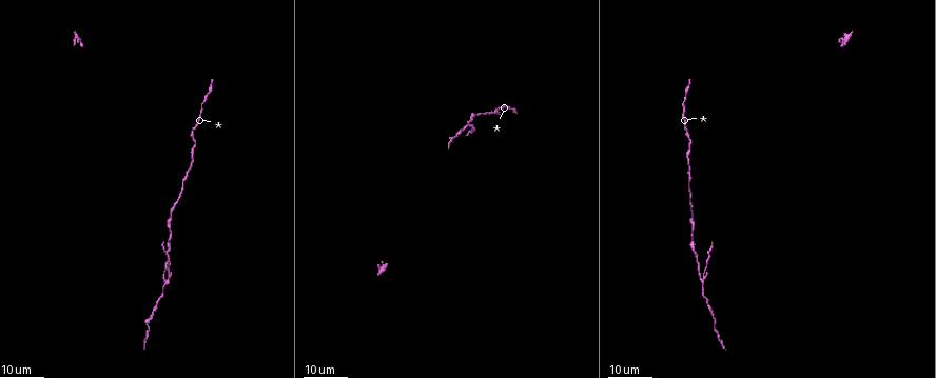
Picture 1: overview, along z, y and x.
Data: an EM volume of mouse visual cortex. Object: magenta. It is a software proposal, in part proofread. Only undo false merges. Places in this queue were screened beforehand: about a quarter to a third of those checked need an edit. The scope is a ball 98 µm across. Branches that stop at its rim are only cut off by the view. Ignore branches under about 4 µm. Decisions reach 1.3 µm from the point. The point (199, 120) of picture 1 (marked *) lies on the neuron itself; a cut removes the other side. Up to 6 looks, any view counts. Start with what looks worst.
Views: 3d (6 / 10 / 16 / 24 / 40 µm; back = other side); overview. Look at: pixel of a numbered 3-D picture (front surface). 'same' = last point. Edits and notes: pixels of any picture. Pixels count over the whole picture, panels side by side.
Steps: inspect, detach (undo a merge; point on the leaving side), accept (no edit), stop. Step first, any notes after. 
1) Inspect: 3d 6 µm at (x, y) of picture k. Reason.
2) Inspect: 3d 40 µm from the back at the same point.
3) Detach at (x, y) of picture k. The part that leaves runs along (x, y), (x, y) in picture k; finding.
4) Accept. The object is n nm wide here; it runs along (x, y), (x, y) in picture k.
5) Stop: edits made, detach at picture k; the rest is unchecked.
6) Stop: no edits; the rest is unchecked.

Inspect: 3d 16 µm at (702, 283) of picture 1. Arms run side by side.

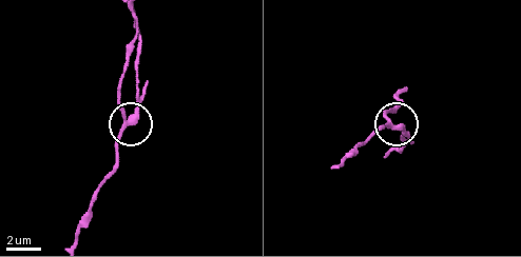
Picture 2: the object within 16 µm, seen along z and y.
Inspect: 3d 6 µm at (137, 117) of picture 2. Zoom in.

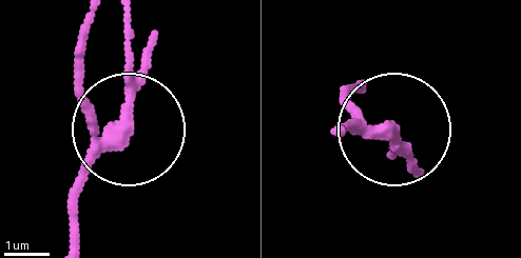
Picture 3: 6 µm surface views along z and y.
Detach at (127, 82) of picture 3. The object is 260 nm wide here; the part that leaves runs along (99, 138), (130, 85), (130, 17) in picture 3; two neurons meet here.

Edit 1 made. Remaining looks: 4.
Inspect: overview.

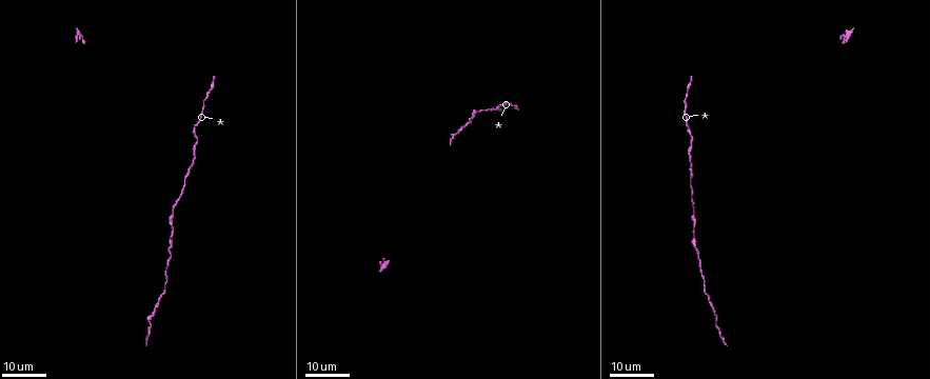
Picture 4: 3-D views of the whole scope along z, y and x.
Inspect: 3d 24 µm at (692, 221) of picture 4. Thick turns thin.

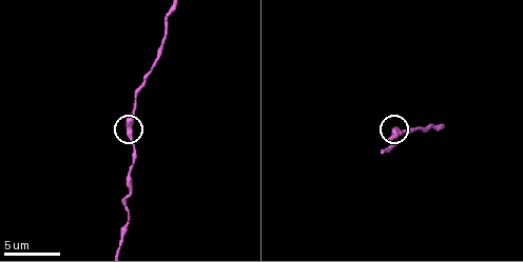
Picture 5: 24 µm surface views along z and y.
Inspect: 3d 6 µm at (130, 135) of picture 5.

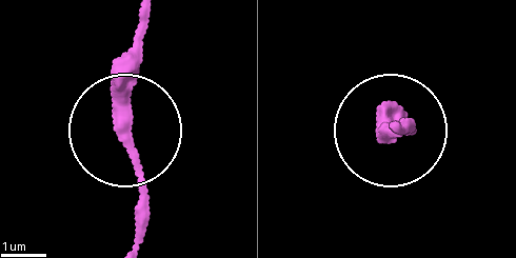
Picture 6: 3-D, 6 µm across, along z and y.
Accept. It runs along (144, 18), (125, 142), (144, 240) in picture 6; one neuron here.

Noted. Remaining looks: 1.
Stop: edits made, detach at picture 3; the rest is unchecked.

